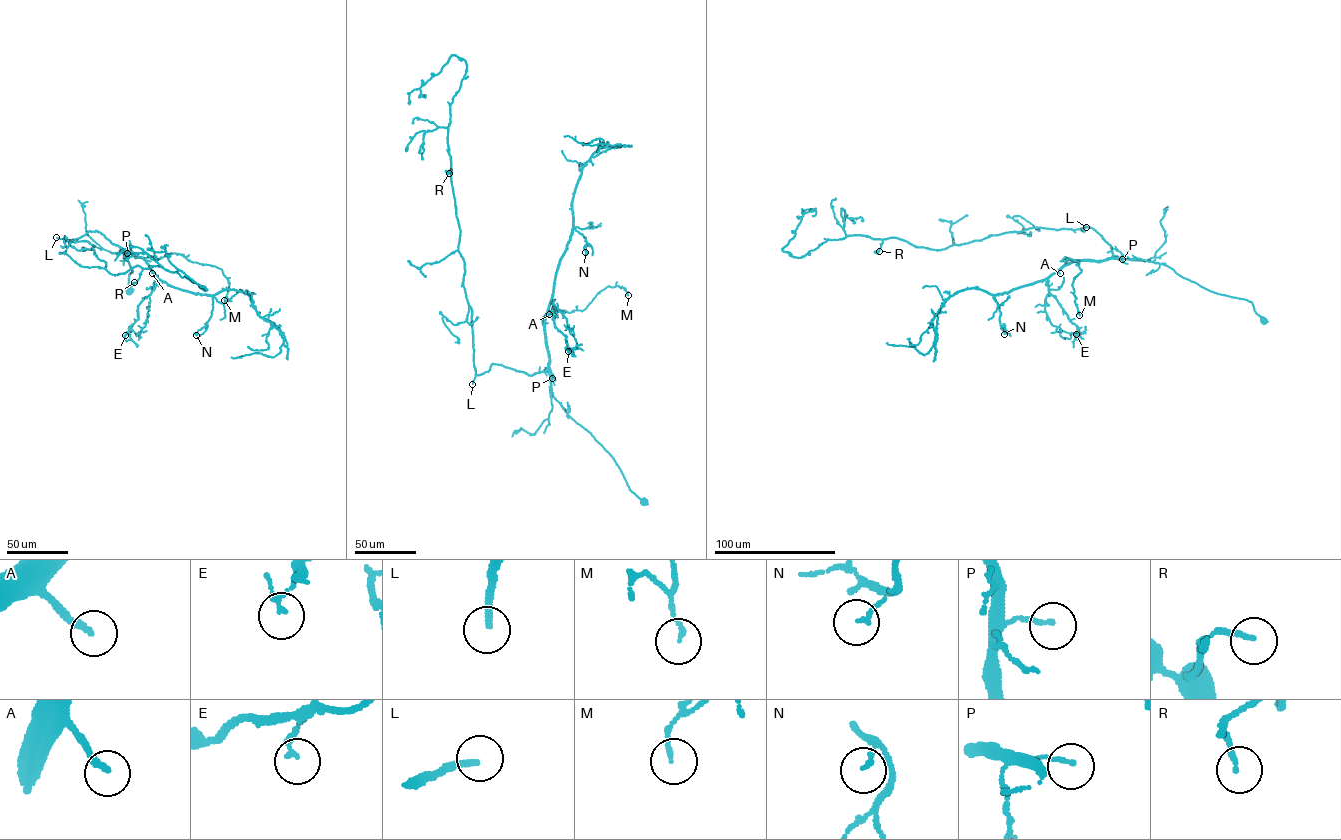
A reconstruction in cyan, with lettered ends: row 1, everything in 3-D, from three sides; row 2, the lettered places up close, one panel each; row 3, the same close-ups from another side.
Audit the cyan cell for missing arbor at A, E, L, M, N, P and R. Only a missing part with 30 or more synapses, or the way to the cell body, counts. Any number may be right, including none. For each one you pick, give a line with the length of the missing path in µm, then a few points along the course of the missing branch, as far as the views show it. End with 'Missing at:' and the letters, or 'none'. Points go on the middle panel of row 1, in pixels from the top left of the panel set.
A: about 20 µm are missing
L: about 120 µm are missing; missing branch runs (472, 384), (467, 405), (449, 421), (451, 416), (438, 445), (436, 461)
Missing at: A, L

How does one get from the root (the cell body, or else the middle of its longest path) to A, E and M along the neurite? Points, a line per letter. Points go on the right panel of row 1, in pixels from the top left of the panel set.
A: (1264, 321), (1251, 302), (1211, 292), (1167, 266), (1139, 258), (1074, 261), (1063, 266), (1060, 273)
E: (1264, 321), (1251, 302), (1209, 290), (1163, 264), (1112, 257), (1068, 263), (1048, 279), (1076, 334)
M: (1264, 321), (1251, 302), (1209, 290), (1163, 264), (1065, 258), (1081, 270), (1072, 284), (1079, 315)

